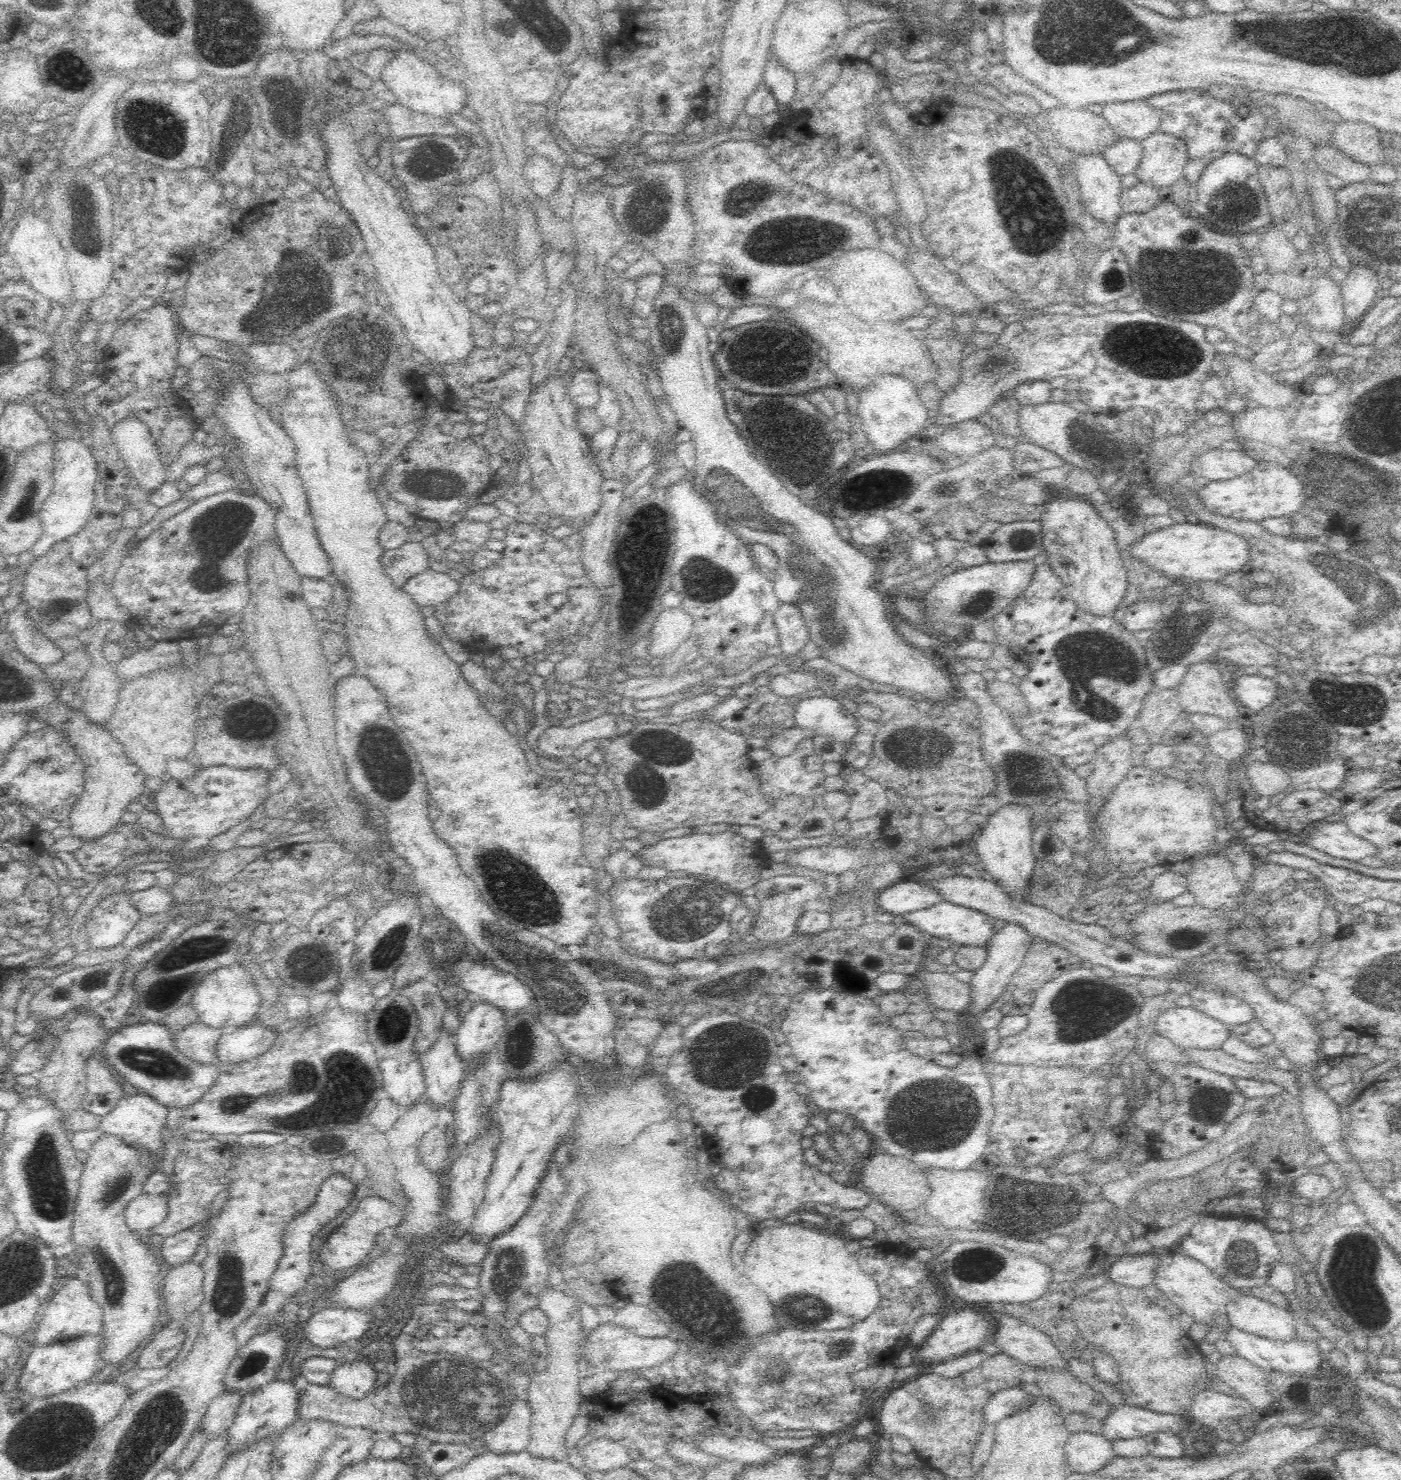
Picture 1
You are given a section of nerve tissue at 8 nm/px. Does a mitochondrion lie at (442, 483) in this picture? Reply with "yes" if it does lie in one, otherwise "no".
yes

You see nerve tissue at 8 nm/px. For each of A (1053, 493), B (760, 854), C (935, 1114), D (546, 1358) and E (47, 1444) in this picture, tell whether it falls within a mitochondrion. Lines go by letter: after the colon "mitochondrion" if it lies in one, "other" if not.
A: other
B: other
C: mitochondrion
D: other
E: mitochondrion

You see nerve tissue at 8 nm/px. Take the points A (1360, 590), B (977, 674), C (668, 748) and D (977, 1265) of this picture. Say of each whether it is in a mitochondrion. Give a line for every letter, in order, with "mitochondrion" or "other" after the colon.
A: mitochondrion
B: other
C: mitochondrion
D: mitochondrion

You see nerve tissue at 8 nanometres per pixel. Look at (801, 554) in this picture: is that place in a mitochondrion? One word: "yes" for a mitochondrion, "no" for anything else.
yes

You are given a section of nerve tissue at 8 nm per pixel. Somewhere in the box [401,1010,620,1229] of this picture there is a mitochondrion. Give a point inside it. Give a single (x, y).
(522, 1044)

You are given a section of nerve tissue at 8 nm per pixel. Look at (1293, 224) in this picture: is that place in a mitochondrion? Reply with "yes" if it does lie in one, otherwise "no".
no

